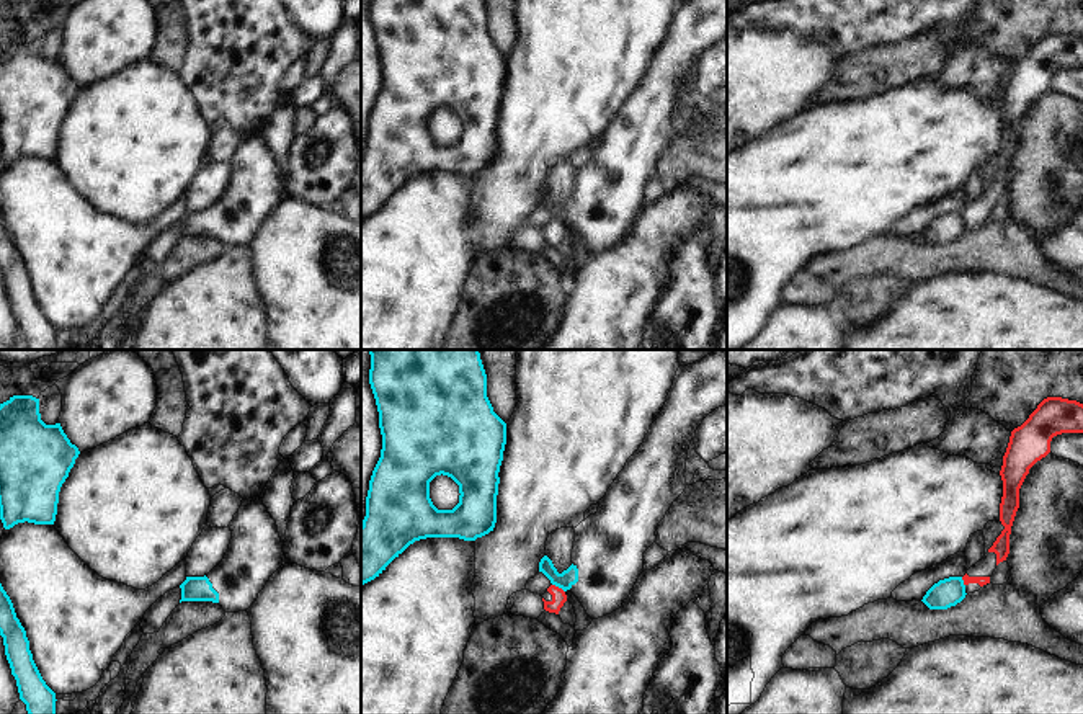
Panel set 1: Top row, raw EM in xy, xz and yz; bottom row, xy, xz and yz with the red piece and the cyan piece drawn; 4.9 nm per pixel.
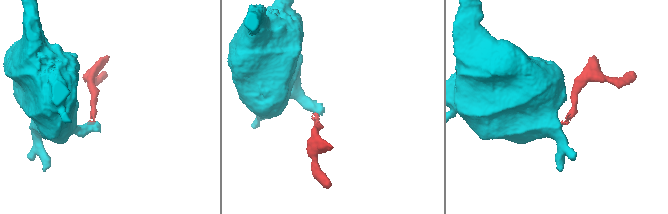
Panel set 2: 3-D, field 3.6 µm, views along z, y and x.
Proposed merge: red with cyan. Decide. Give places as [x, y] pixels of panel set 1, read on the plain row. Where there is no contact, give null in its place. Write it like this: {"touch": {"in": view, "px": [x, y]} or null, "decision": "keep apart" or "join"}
{"touch": {"in": "xz", "px": [557, 221]}, "decision": "keep apart"}

